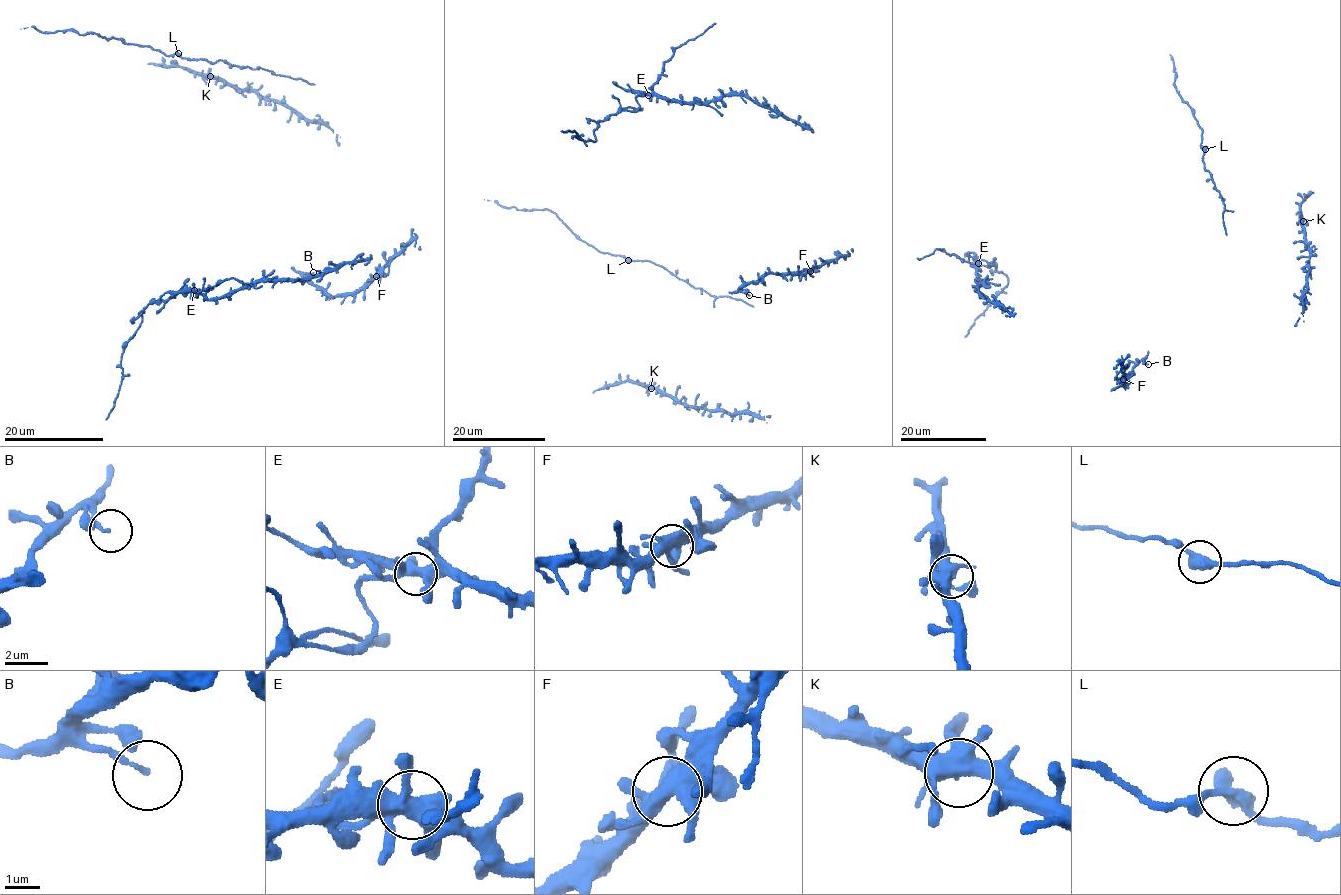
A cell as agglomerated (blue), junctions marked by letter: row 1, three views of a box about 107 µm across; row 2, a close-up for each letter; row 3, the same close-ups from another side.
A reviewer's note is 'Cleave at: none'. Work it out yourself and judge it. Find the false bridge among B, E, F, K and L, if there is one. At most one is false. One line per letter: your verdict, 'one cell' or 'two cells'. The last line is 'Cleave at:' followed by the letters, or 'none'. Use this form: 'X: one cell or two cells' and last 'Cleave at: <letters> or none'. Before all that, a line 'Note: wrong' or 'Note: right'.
Note: wrong
B: one cell
E: two cells
F: one cell
K: one cell
L: one cell
Cleave at: E

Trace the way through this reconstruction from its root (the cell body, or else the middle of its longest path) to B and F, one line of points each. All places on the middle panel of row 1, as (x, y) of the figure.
B: (836, 257), (801, 274), (766, 272), (741, 288), (749, 295)
F: (836, 257), (810, 271)

